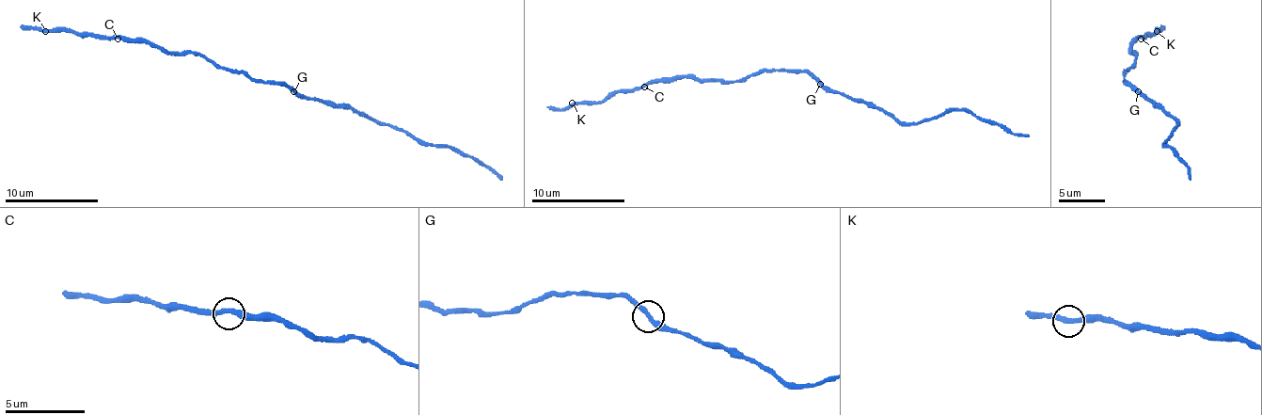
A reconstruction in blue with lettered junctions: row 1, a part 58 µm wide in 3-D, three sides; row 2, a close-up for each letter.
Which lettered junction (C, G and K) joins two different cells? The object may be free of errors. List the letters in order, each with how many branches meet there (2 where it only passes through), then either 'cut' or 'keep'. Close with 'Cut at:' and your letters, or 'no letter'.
C: branches 2; keep
G: branches 2; keep
K: branches 2; keep
Cut at: no letter

